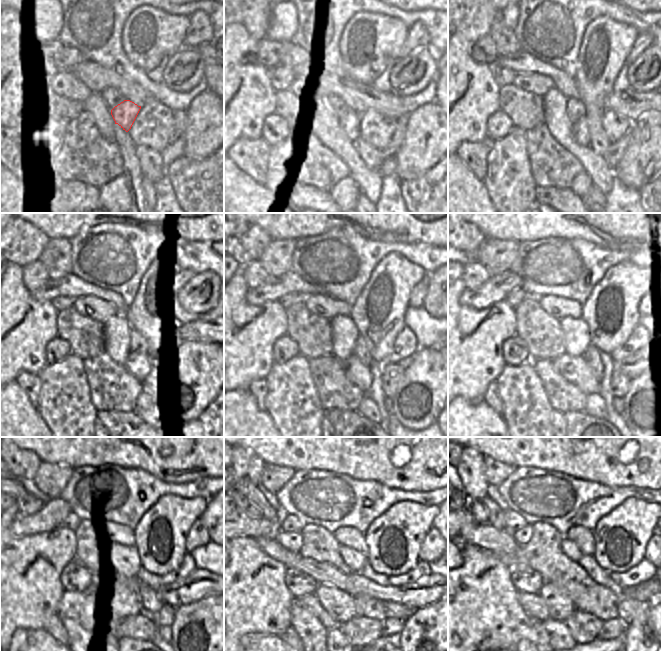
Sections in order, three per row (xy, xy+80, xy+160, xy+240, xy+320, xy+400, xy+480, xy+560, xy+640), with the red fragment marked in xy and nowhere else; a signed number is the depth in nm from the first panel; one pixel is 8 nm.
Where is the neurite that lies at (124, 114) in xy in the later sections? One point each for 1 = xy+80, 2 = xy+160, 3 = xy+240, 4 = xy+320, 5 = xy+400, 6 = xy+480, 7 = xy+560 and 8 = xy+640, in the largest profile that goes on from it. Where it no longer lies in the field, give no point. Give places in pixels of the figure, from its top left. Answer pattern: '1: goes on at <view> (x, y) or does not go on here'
1: goes on at xy+80 (350, 121)
2: goes on at xy+160 (580, 129)
3: goes on at xy+240 (136, 364)
4: goes on at xy+320 (356, 372)
5: goes on at xy+400 (574, 369)
6: goes on at xy+480 (118, 594)
7: goes on at xy+560 (340, 605)
8: goes on at xy+640 (560, 607)

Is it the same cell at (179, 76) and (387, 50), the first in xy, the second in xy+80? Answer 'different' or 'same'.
different

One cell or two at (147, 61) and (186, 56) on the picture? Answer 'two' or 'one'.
two

